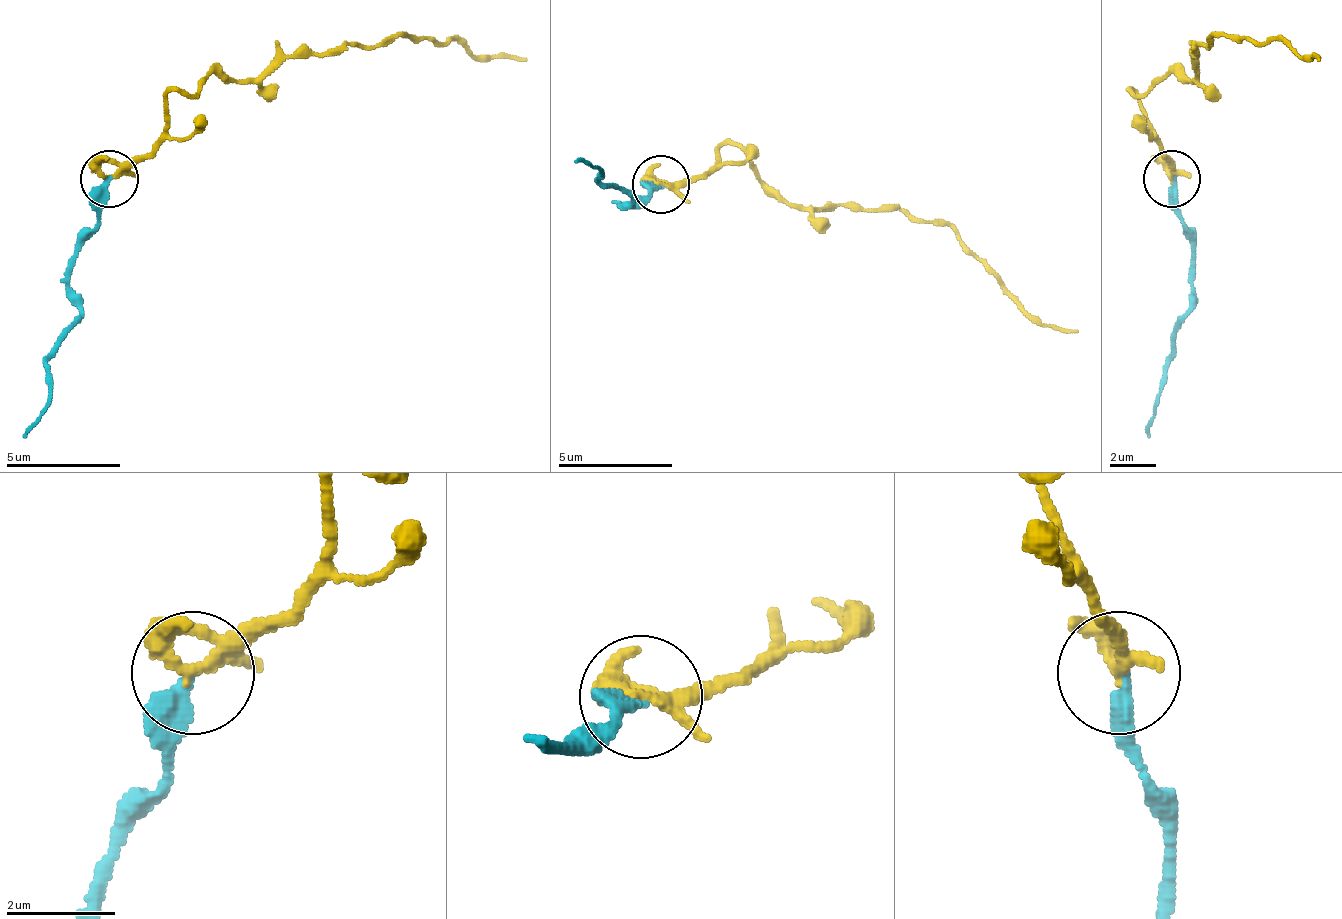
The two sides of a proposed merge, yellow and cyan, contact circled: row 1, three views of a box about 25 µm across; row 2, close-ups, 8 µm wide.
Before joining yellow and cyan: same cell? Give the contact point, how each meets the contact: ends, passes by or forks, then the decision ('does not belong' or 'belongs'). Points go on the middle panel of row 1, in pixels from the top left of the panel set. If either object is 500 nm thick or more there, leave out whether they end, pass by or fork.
place (661, 184); yellow forks; cyan ends; does not belong

